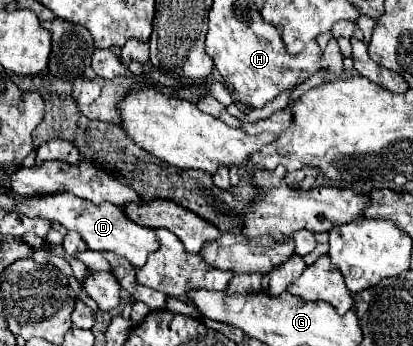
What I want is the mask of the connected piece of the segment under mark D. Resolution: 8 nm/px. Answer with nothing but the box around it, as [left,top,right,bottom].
[17,193,159,267]

